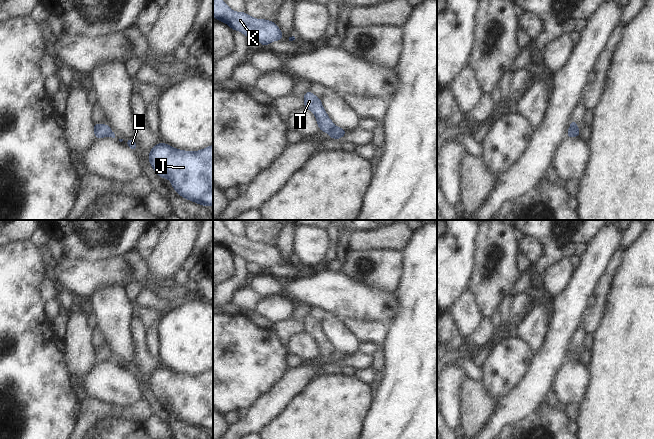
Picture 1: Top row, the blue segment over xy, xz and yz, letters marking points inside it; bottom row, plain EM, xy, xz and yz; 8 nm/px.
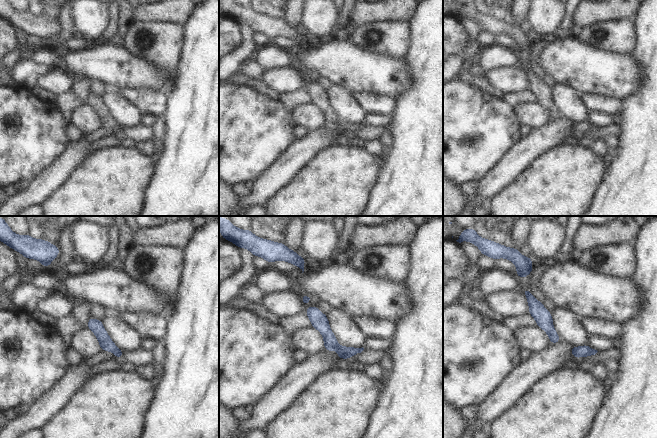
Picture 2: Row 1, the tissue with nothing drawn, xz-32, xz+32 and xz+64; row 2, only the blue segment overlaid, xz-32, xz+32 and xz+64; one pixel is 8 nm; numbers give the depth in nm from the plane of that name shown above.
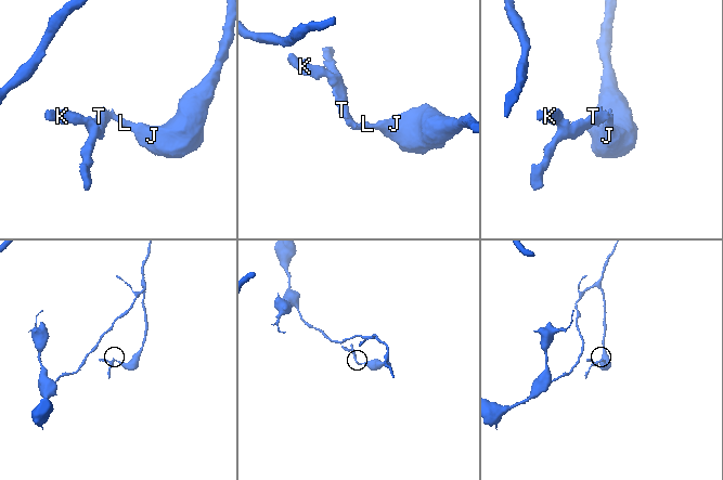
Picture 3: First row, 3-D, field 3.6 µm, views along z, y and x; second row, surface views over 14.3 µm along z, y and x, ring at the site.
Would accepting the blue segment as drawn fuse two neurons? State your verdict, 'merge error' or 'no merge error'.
merge error

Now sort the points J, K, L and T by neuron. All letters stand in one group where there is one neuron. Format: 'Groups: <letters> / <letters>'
Groups: J L / K T.

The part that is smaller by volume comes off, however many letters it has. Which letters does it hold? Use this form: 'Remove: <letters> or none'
Remove: K, T

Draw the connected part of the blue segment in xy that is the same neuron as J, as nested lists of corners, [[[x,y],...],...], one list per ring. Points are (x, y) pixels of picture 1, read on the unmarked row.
[[[160,366],[151,372],[148,385],[155,397],[168,403],[182,422],[201,430],[213,430],[213,368],[199,375],[184,375]]]

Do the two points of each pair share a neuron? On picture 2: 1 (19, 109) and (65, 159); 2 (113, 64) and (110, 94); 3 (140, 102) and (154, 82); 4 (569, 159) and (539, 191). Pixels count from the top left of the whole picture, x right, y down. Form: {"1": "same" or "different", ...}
{"1": "different", "2": "different", "3": "different", "4": "same"}

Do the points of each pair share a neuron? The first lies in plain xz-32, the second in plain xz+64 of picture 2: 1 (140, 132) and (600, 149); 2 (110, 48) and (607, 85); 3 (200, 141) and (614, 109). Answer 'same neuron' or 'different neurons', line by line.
1: different neurons
2: same neuron
3: different neurons

